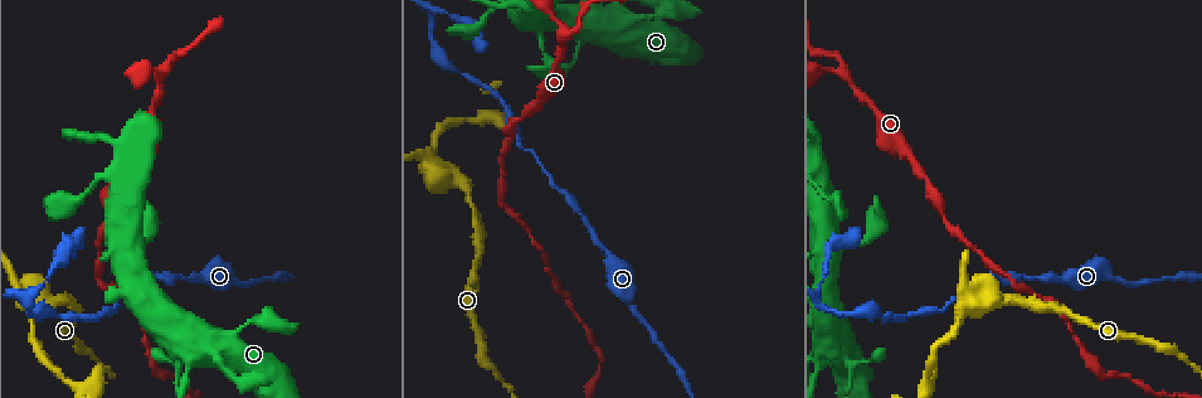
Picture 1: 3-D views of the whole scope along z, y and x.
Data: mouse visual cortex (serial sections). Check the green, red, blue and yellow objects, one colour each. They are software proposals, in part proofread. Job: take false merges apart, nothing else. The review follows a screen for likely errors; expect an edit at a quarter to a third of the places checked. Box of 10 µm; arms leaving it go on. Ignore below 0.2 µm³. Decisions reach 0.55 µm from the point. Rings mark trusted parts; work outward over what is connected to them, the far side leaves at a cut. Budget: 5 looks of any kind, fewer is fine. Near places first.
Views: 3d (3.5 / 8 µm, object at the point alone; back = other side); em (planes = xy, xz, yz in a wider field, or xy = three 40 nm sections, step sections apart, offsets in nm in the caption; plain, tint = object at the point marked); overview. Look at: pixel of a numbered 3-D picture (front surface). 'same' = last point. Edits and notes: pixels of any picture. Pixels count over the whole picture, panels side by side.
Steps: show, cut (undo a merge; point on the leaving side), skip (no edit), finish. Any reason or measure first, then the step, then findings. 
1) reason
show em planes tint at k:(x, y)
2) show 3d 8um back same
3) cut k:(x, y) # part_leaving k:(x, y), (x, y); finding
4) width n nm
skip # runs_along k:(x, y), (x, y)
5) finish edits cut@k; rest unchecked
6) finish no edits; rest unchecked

thick turns thin
show 3d 8um back at 1:(637, 314)

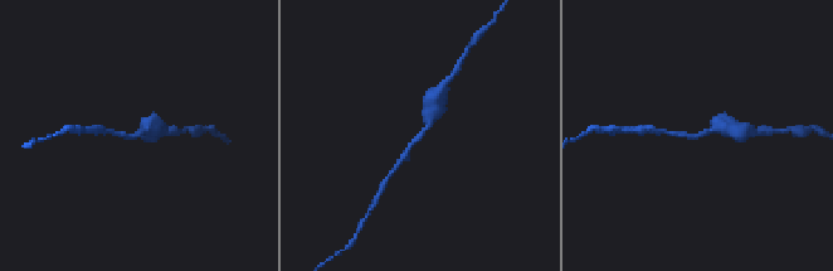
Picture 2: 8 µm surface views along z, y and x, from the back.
arm_widths 150, 400 nm
show em xy step 5 tint same

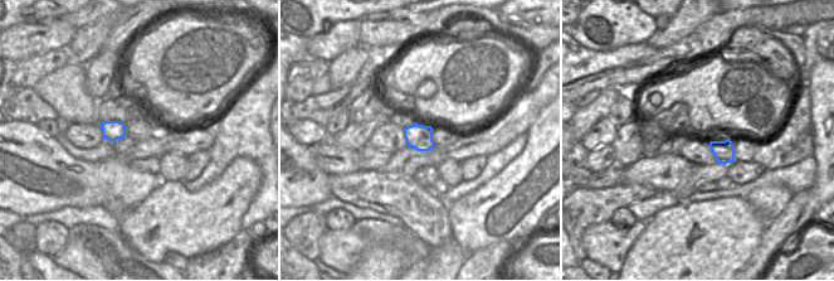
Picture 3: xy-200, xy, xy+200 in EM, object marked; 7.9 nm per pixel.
skip # runs_along 2:(433, 103), (428, 126), (399, 163); one cell here

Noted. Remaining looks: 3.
a fork
show 3d 3.5um at 1:(974, 290)

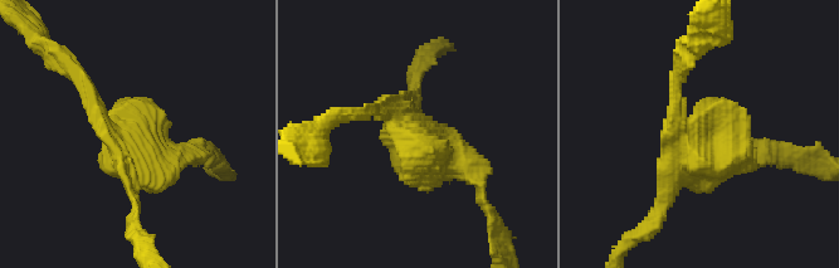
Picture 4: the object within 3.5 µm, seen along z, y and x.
need the tissue
show em xy step 5 tint at 4:(702, 140)

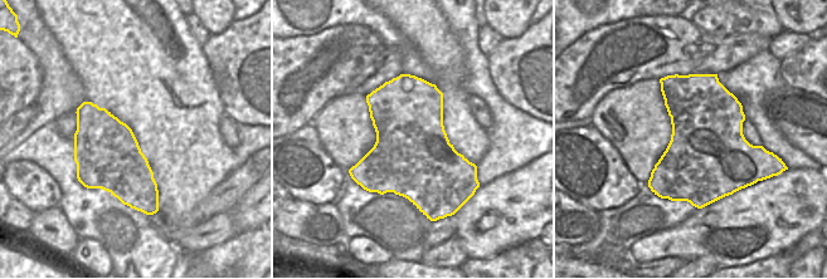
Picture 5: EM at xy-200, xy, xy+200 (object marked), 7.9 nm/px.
show em xy step 3 tint same

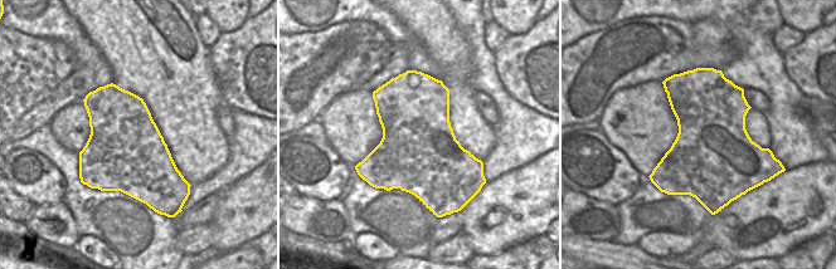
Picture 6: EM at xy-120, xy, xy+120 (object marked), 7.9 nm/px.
cut 4:(700, 113) # two cells meet here

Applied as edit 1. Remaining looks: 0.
finish edits cut@4; rest unchecked

